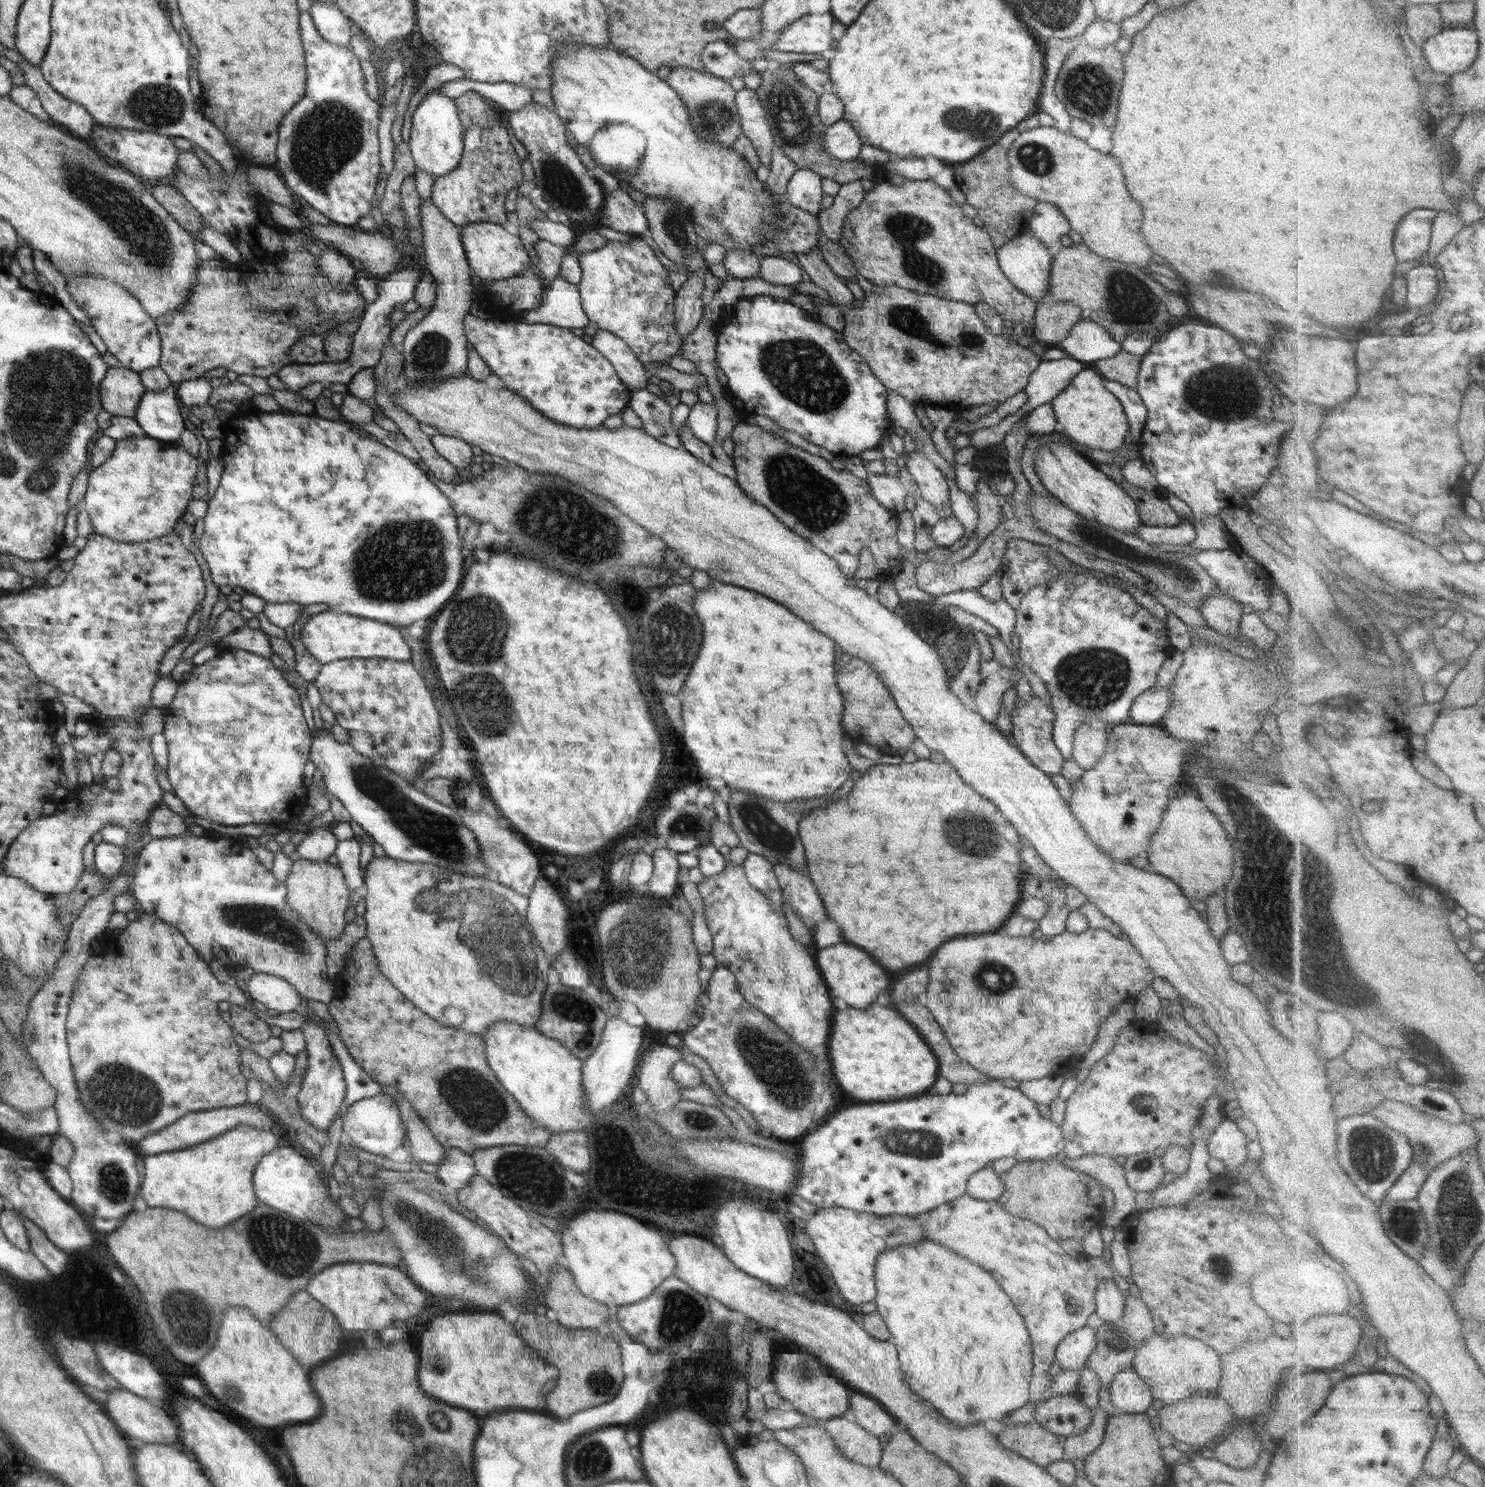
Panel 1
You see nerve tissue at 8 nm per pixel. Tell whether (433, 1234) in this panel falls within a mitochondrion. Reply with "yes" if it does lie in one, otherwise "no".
yes

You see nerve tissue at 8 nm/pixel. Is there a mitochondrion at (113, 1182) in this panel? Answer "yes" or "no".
yes

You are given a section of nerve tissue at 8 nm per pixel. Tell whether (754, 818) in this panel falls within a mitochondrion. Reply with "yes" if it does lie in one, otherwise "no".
yes

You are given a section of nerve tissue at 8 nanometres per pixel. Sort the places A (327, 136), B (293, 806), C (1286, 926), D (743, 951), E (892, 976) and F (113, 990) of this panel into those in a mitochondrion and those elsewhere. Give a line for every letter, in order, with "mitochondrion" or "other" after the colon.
A: mitochondrion
B: other
C: mitochondrion
D: mitochondrion
E: other
F: other

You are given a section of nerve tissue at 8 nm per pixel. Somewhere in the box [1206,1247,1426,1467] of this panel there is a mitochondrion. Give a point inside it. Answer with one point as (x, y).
(1222, 1268)

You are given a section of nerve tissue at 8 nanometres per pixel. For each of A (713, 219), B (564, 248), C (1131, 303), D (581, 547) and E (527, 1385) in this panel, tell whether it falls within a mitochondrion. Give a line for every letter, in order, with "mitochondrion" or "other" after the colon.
A: mitochondrion
B: other
C: mitochondrion
D: mitochondrion
E: other

